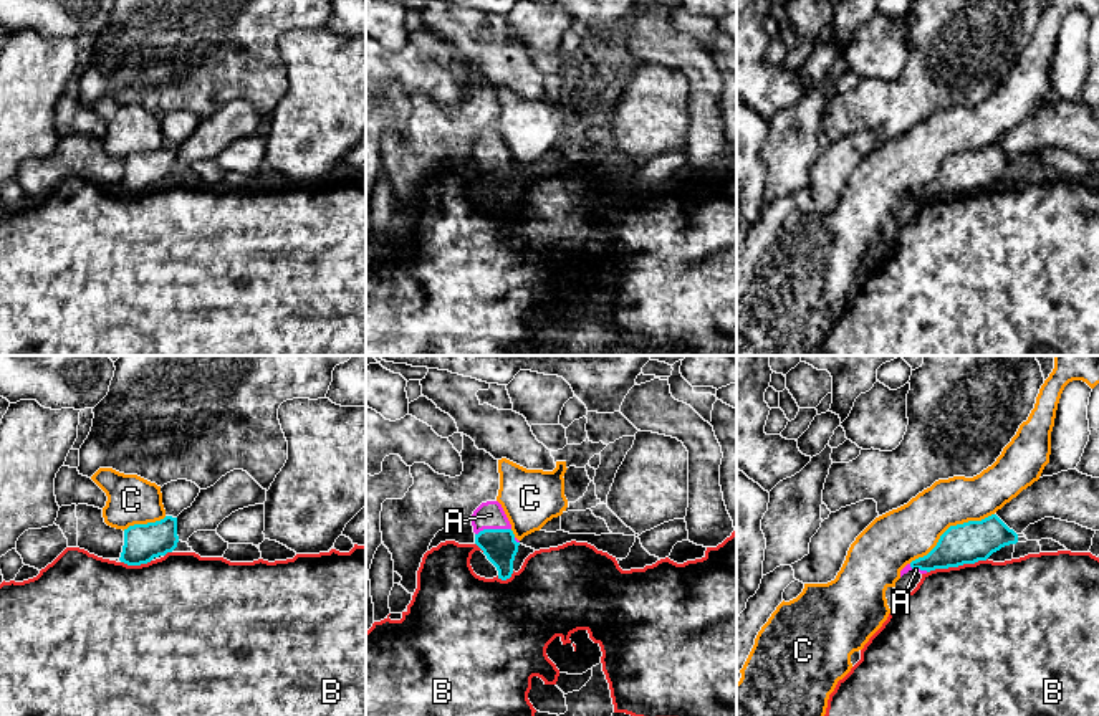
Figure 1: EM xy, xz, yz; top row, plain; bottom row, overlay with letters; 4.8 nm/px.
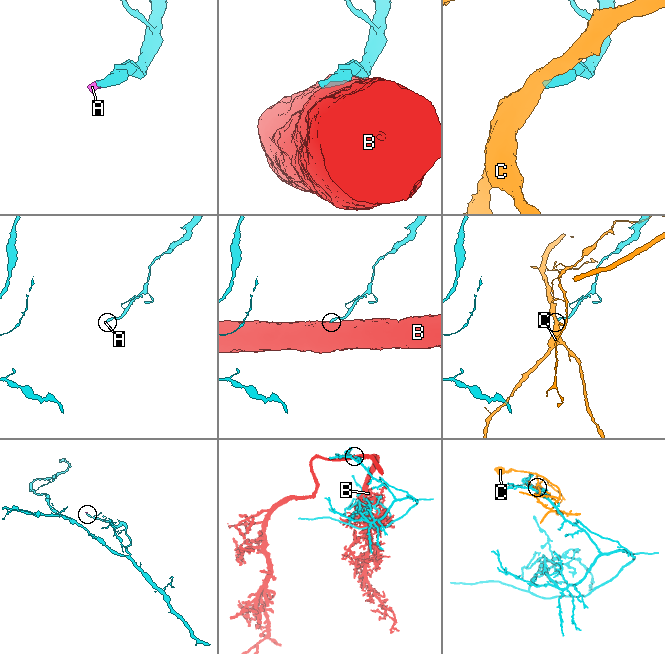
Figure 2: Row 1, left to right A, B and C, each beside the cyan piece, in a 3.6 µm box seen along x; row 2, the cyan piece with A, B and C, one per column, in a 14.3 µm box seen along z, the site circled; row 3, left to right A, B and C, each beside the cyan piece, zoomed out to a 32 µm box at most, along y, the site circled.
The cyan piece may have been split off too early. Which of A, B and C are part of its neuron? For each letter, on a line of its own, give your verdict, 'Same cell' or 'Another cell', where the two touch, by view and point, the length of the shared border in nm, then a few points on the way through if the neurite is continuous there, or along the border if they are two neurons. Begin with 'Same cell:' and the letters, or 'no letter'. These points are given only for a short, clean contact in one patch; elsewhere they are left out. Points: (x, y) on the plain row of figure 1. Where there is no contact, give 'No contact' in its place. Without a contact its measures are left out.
Same cell: A
A: Same cell. Touches cyan at xz (492, 159). Shared border 180 nm. Path across: xz (500, 177), (492, 159), (490, 144)
B: Another cell. Touches cyan at yz (957, 195). Shared border 300 nm
C: Another cell. Touches cyan at yz (949, 157). Shared border 480 nm

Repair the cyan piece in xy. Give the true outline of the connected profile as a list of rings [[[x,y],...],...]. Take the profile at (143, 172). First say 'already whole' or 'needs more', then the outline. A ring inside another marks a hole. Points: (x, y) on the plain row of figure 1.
already whole | [[[166,146],[156,152],[134,154],[124,159],[124,175],[119,190],[127,195],[147,193],[154,187],[172,182],[177,172],[177,147]]]

